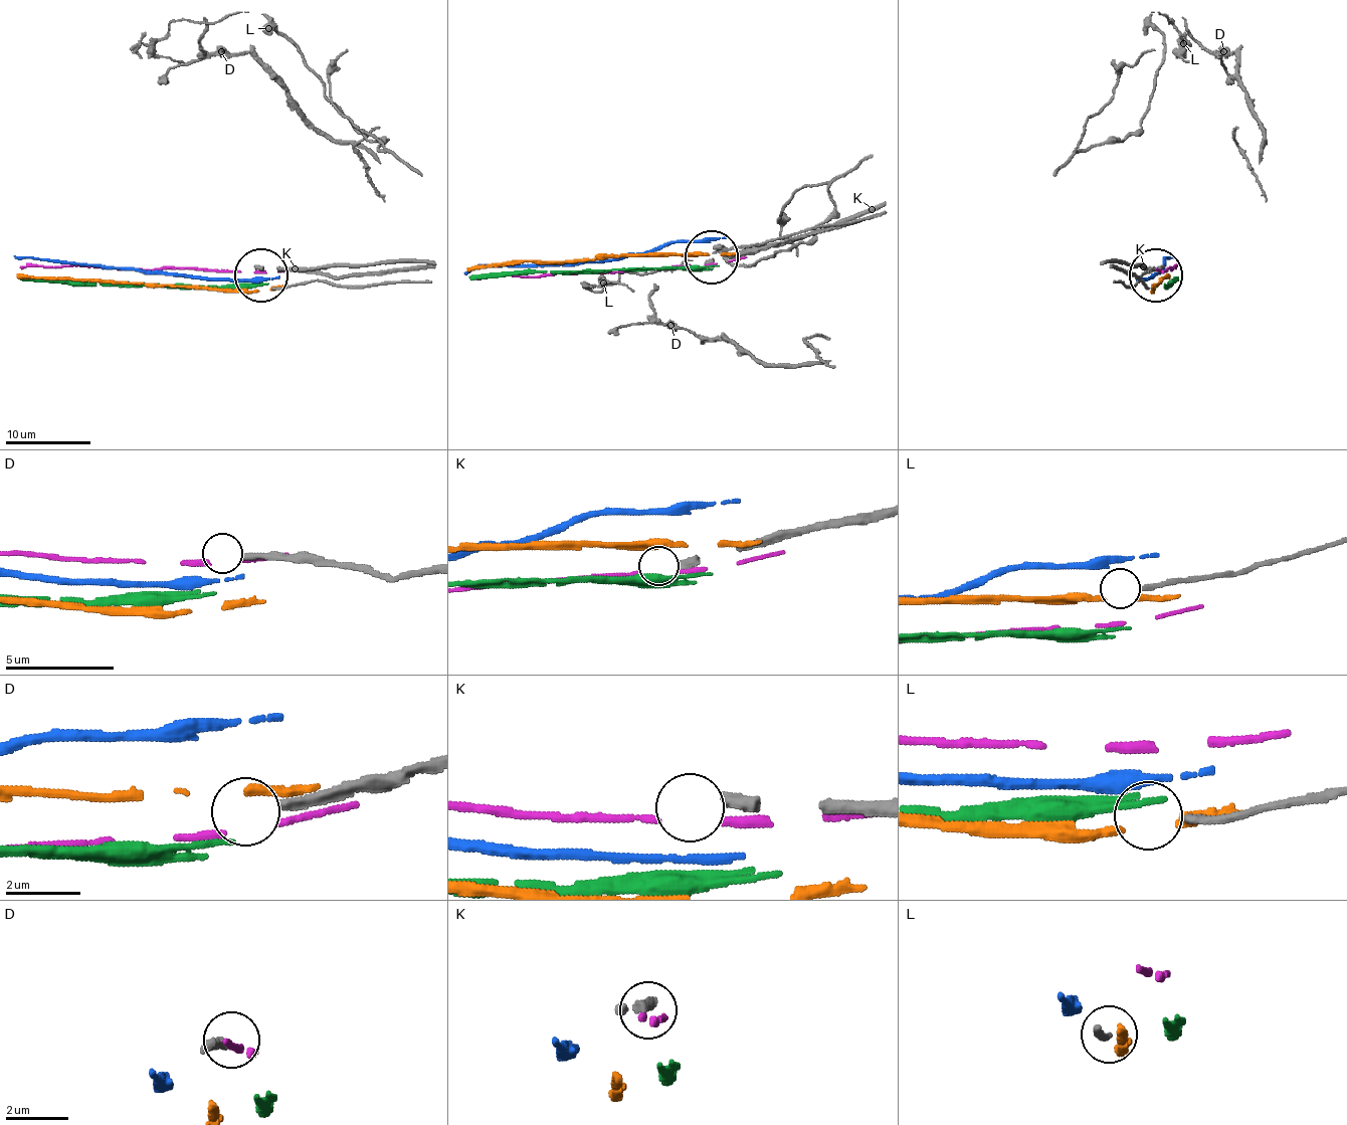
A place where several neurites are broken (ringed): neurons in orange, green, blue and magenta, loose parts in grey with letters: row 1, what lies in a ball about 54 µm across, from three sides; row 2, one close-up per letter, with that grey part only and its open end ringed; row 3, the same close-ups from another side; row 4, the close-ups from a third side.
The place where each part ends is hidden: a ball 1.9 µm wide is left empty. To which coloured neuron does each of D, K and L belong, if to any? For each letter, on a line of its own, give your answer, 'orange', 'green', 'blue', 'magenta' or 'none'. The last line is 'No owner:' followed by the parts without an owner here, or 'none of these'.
D: none
K: none
L: none
No owner: D, K, L

